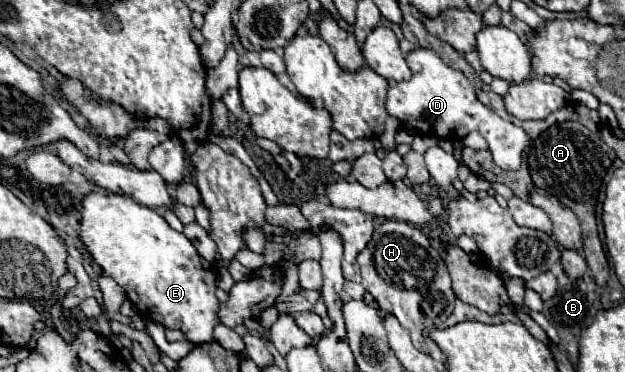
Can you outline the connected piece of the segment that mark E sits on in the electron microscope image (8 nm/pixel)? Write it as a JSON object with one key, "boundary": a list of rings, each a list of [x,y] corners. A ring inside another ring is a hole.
{"boundary":[[[90,193],[82,203],[82,221],[80,237],[92,259],[102,267],[104,275],[112,277],[128,295],[128,299],[138,307],[138,313],[144,319],[152,319],[164,327],[180,329],[186,339],[194,345],[206,343],[212,339],[212,331],[218,325],[218,297],[216,297],[216,279],[218,271],[212,263],[198,255],[194,245],[178,231],[174,231],[162,215],[154,209],[144,207],[124,195],[100,195]]]}

